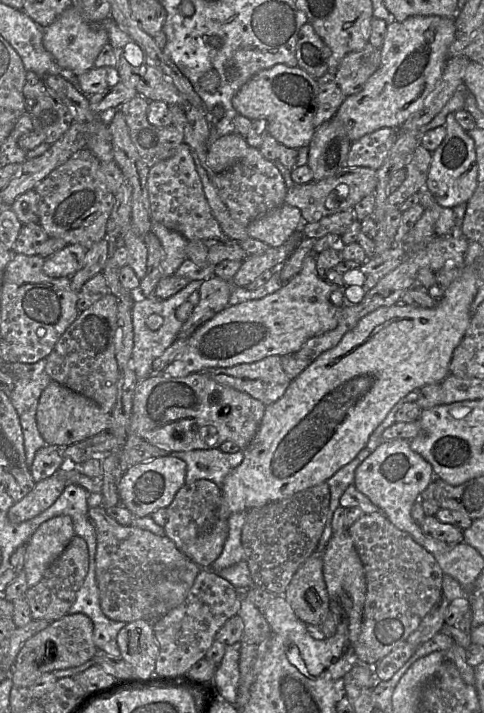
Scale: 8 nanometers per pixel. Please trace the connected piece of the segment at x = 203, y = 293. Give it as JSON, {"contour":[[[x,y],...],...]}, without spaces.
{"contour":[[[214,276],[204,280],[199,288],[199,303],[189,318],[182,323],[177,338],[188,338],[197,328],[228,306],[234,285],[229,280]]]}

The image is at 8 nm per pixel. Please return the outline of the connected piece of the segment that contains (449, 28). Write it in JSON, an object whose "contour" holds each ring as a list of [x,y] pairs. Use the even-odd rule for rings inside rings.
{"contour":[[[411,16],[402,22],[394,21],[387,25],[380,48],[380,67],[369,77],[360,92],[346,96],[334,115],[352,142],[384,127],[397,129],[422,108],[424,100],[442,76],[448,48],[454,37],[454,18]]]}

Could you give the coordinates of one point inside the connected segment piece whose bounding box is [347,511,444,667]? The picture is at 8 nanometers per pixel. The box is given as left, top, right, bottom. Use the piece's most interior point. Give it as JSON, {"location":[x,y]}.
{"location":[403,581]}

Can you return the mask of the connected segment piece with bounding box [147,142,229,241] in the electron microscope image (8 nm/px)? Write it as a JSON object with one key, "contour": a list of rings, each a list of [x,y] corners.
{"contour":[[[185,142],[177,148],[171,158],[160,161],[149,168],[147,190],[152,221],[178,232],[187,241],[229,239],[223,234],[211,212],[194,158]]]}

